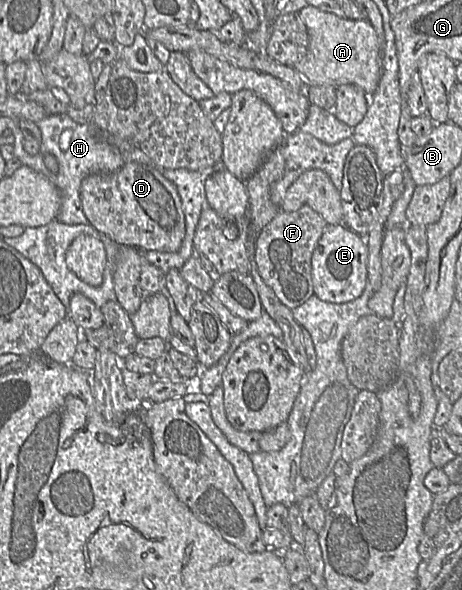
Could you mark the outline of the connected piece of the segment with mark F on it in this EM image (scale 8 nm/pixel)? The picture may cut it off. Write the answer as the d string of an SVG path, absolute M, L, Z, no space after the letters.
M307 205L294 212L279 210L261 231L255 246L255 263L264 283L291 310L314 295L311 258L328 223Z

